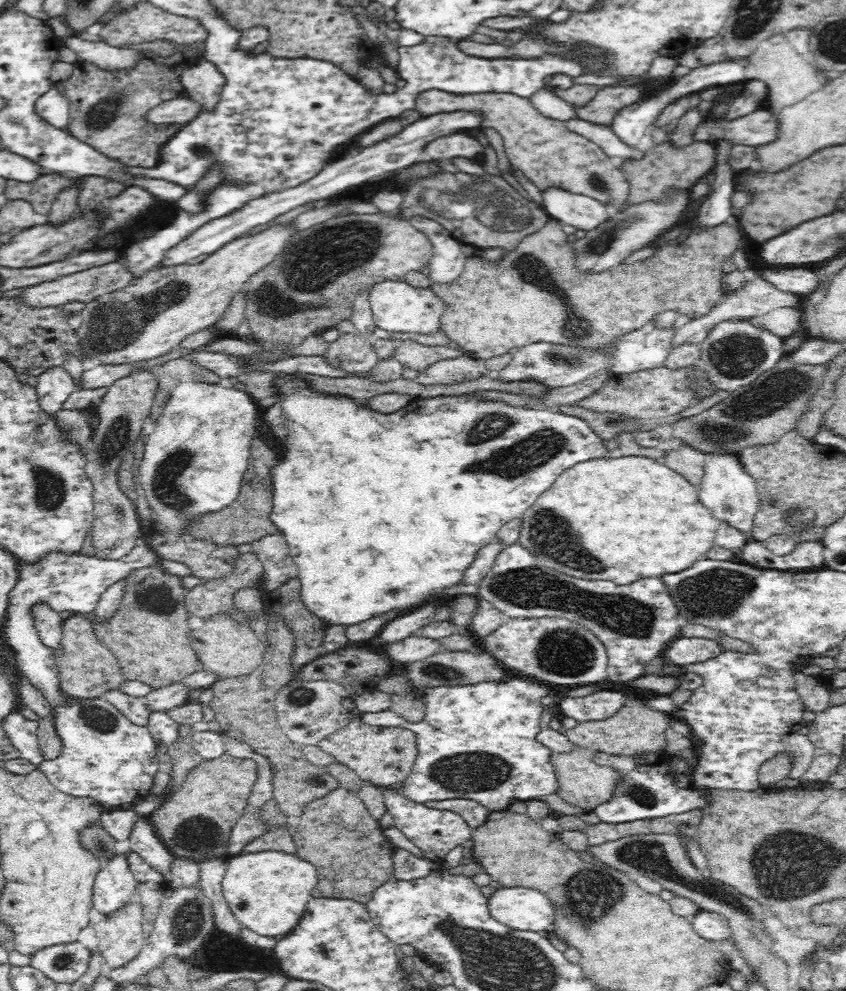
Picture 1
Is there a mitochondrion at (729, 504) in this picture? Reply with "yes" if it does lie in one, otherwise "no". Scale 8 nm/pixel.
yes

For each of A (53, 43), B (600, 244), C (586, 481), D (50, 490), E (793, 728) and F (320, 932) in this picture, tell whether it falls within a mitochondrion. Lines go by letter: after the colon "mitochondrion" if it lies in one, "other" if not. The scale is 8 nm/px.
A: other
B: mitochondrion
C: other
D: mitochondrion
E: other
F: other

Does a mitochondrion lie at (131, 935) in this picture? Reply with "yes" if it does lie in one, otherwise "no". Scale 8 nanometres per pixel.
no

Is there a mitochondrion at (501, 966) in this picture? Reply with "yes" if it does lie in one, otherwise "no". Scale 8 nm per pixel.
yes

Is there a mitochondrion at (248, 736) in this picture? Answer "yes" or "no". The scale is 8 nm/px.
no

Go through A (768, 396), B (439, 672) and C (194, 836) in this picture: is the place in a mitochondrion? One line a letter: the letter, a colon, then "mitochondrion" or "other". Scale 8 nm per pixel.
A: mitochondrion
B: mitochondrion
C: mitochondrion

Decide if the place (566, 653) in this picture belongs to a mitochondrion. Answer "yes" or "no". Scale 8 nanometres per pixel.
yes

